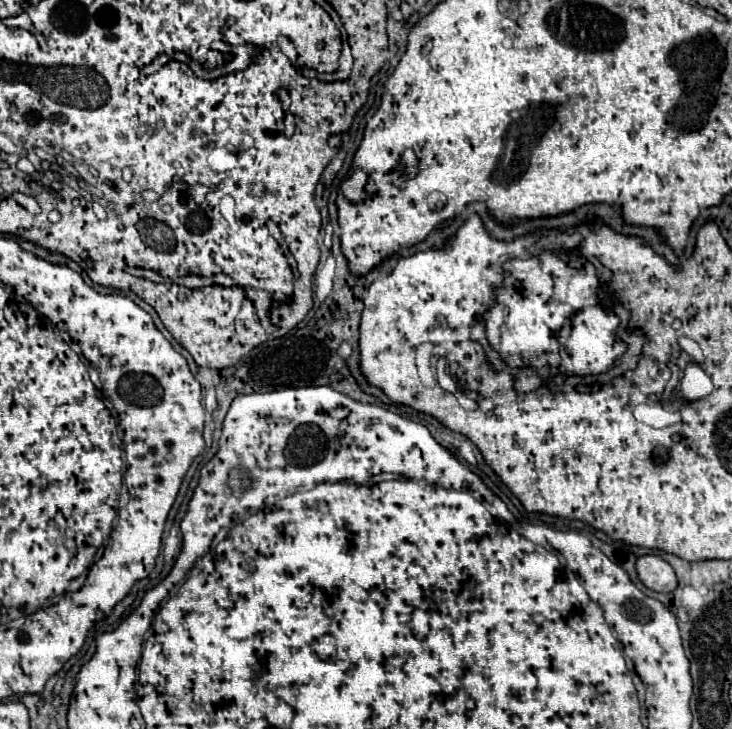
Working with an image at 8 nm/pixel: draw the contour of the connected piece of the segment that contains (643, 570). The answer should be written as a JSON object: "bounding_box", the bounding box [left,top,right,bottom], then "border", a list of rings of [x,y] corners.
{"bounding_box":[636,554,676,592],"border":[[[646,554],[636,560],[638,578],[642,584],[654,592],[674,592],[676,590],[676,572],[674,568],[656,554]]]}

